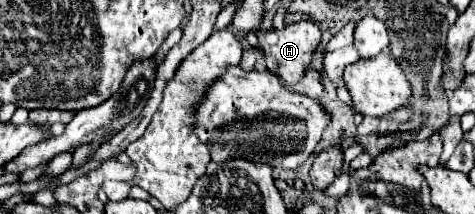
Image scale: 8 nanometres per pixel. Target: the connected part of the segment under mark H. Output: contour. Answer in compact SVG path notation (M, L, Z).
M299 21L299 23L289 23L285 29L277 31L255 31L259 45L263 47L263 55L267 61L267 71L275 73L277 77L281 77L285 83L297 83L303 75L303 71L309 67L313 53L319 47L321 41L321 31L315 23L311 21Z

